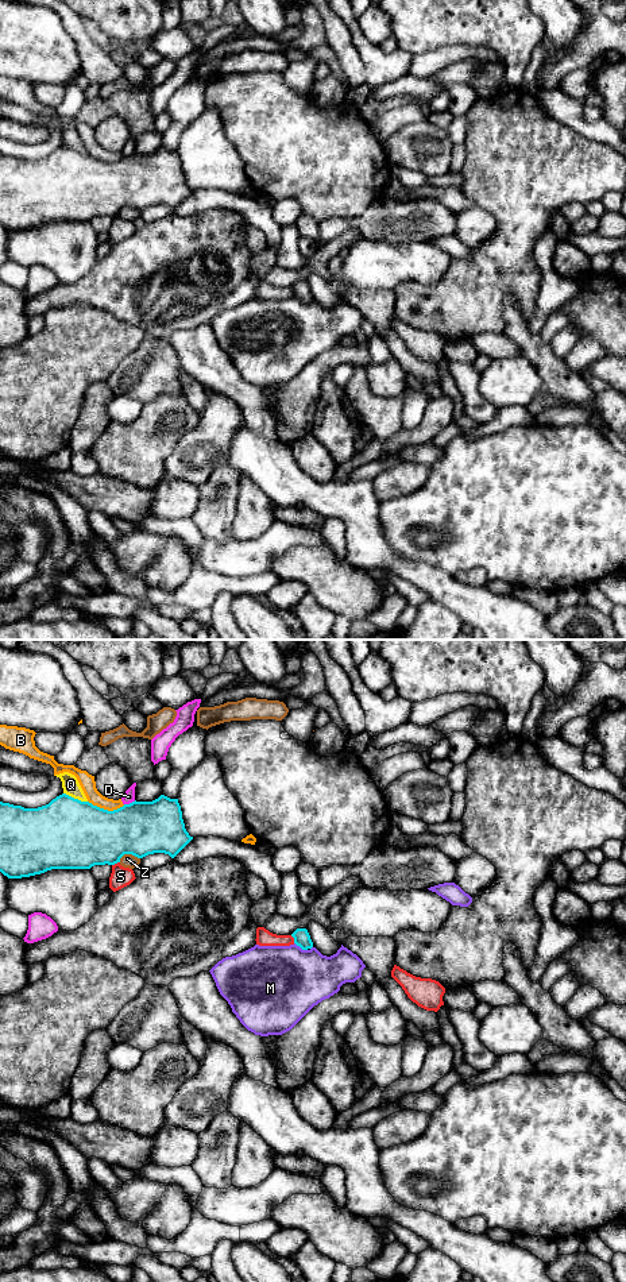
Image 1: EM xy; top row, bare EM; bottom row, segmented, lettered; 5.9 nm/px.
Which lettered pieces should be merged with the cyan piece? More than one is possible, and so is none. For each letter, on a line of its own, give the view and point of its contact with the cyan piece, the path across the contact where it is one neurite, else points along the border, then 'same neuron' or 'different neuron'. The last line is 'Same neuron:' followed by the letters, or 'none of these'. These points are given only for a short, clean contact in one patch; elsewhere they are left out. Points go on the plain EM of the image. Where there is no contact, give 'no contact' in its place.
B: xy (107, 162) | different neuron
D: xy (130, 155) | different neuron
M: xy (301, 300) | different neuron
Q: xy (76, 151) | different neuron
S: xy (115, 215) | different neuron
Z: xy (128, 205) | different neuron
Same neuron: none of these

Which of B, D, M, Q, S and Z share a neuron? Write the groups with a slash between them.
B / D / M / Q / S / Z

